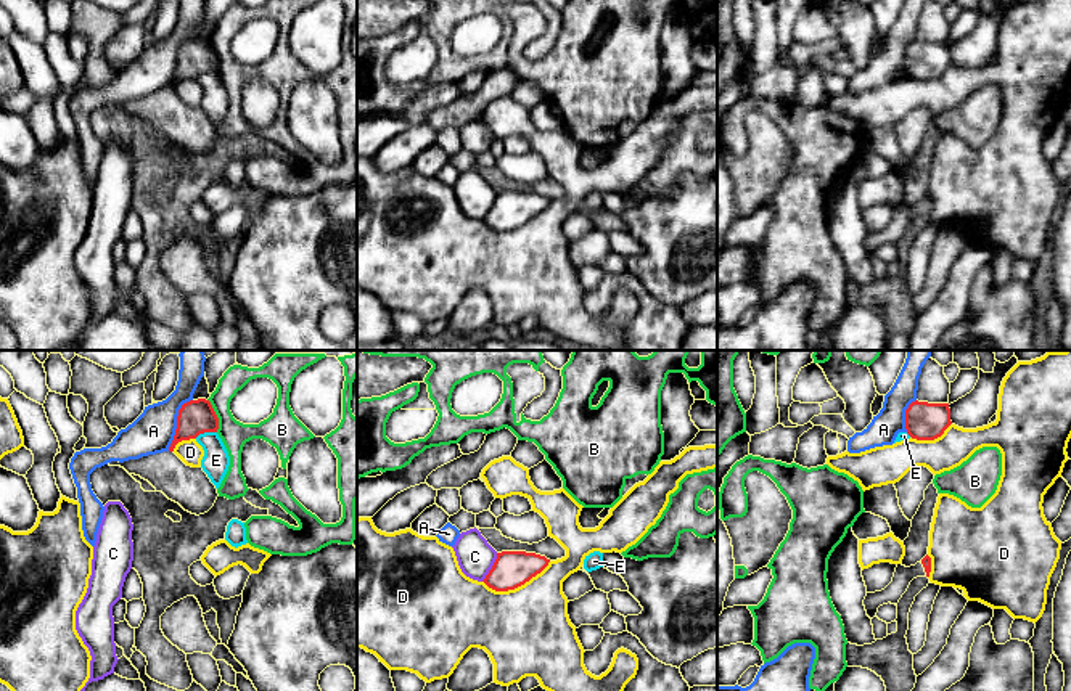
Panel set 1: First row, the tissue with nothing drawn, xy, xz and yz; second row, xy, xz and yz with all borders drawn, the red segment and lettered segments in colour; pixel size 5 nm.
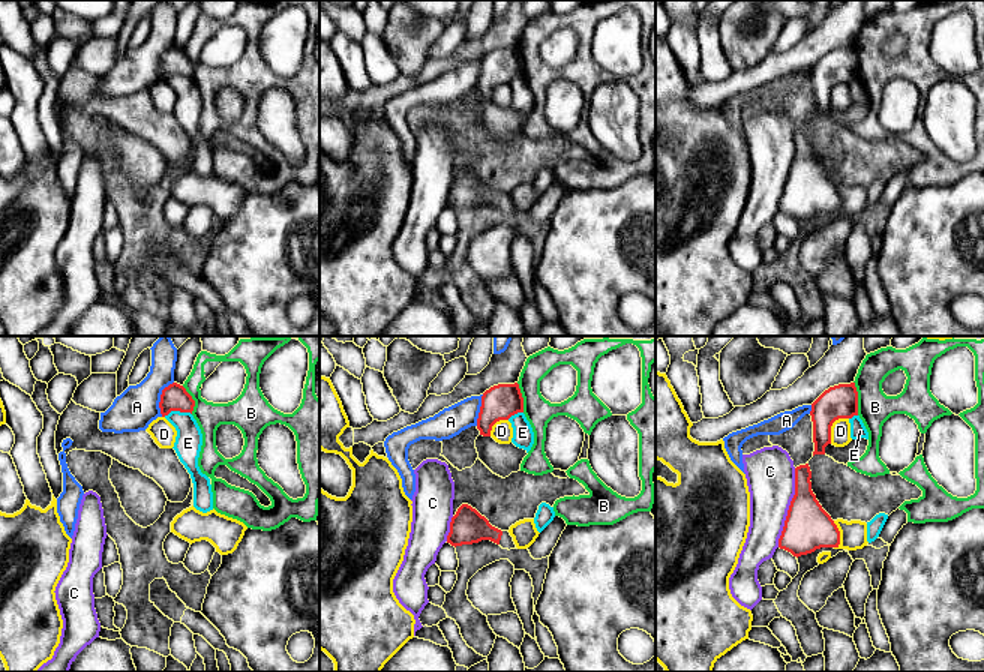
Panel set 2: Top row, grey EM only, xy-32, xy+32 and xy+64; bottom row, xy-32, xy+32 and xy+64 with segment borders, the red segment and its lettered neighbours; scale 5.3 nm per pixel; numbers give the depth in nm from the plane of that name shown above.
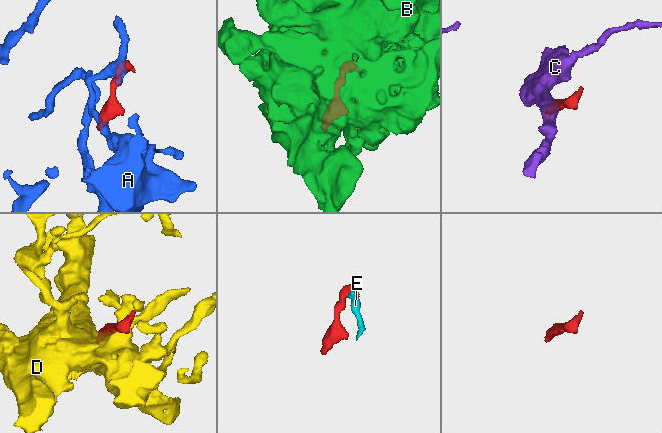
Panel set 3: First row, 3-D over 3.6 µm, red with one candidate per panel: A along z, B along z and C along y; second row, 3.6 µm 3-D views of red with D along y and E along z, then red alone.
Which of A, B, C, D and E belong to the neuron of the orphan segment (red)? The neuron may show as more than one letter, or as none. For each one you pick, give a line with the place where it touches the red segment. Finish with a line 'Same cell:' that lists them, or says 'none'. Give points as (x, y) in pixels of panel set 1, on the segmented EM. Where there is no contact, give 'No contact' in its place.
Same cell: none

